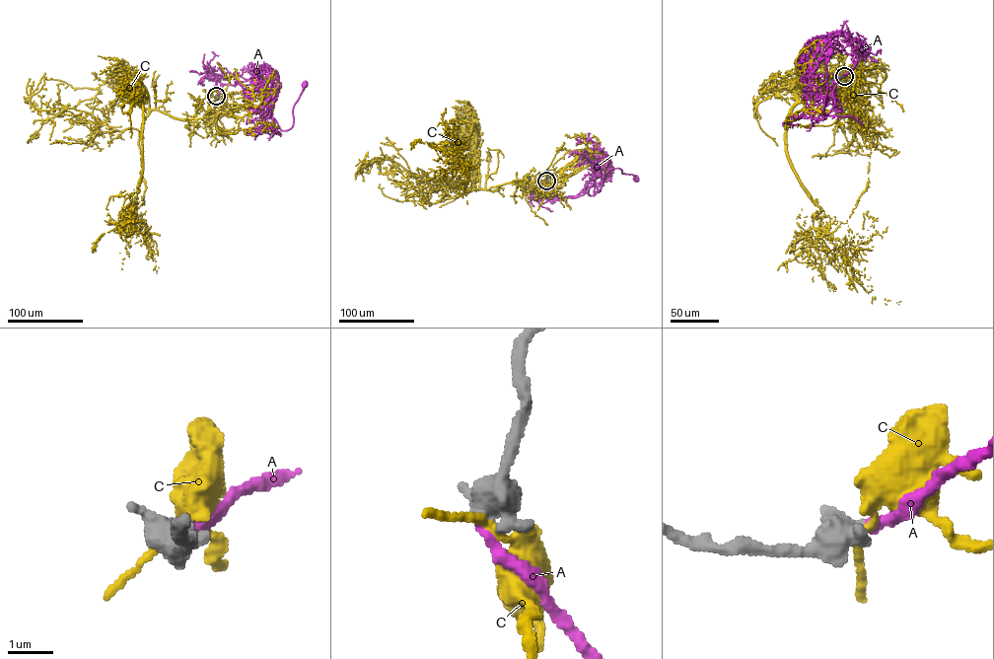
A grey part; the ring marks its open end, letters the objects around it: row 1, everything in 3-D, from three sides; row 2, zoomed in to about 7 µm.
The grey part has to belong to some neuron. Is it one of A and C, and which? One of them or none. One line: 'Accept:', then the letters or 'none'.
Accept: A

